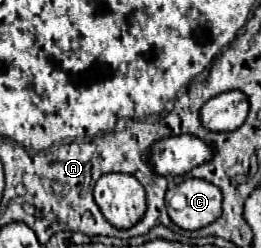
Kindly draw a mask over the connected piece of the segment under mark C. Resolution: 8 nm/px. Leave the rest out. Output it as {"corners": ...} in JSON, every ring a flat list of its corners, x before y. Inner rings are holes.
{"corners":[[187,178,171,188,165,202,171,220,185,230,199,230,215,222,215,218,223,212,223,192,219,186,199,178]]}

